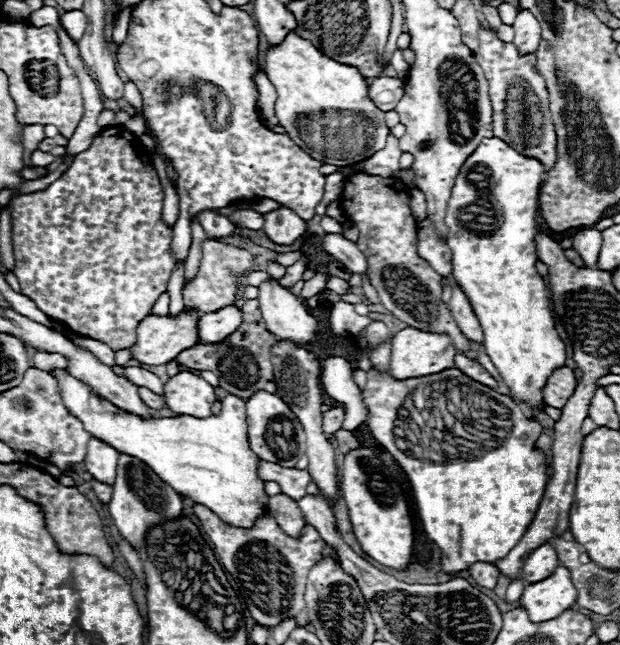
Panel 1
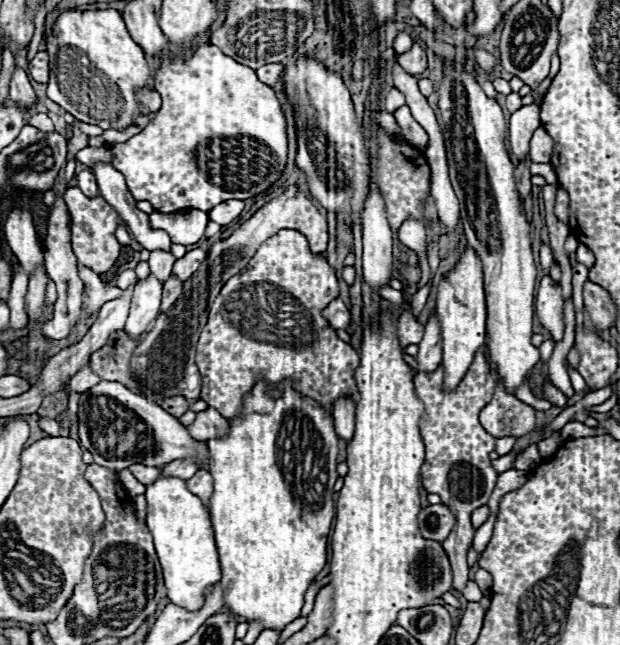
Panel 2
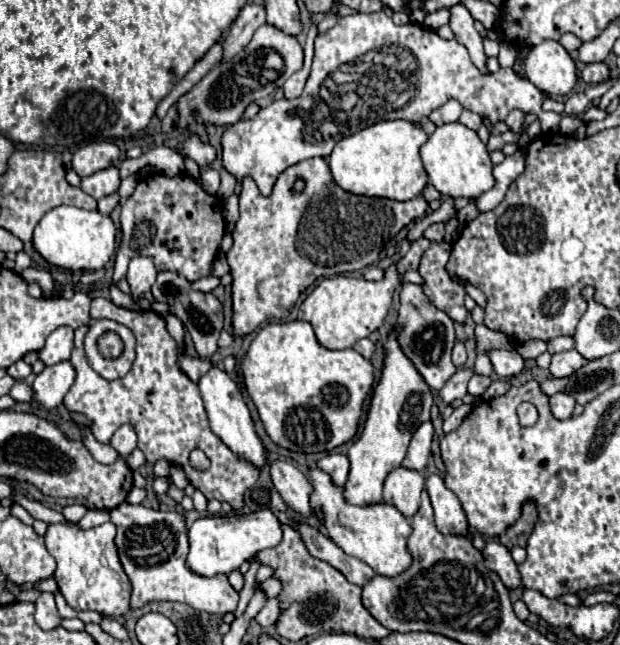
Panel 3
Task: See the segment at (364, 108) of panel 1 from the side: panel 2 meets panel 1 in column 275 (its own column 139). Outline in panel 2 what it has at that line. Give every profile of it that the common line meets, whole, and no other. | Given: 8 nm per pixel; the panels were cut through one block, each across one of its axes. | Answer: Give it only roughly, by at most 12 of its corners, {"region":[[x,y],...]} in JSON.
{"region":[[118,10],[60,12],[50,100],[104,130],[150,86]]}

